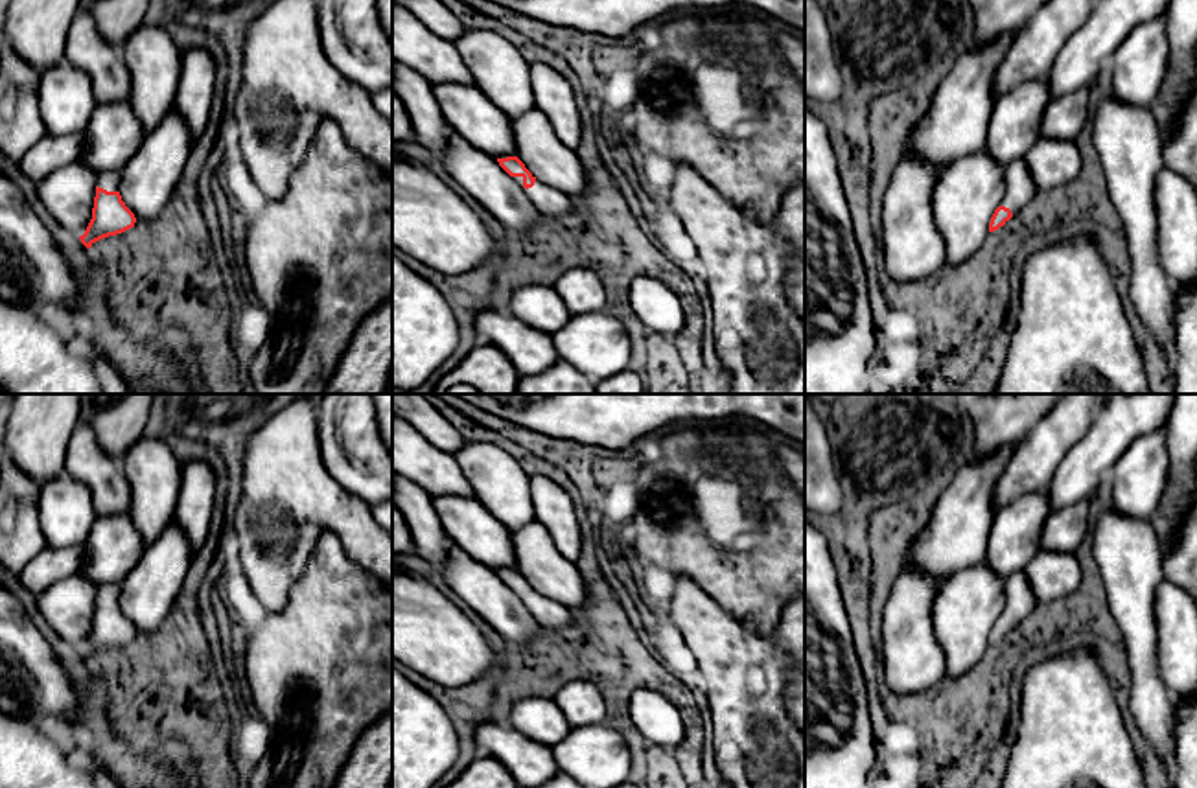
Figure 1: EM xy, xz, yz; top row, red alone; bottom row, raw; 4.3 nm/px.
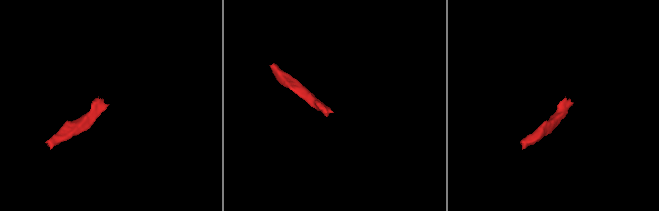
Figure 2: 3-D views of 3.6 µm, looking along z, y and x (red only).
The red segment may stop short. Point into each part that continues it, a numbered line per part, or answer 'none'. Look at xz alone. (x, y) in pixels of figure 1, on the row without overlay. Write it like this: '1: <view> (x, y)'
1: xz (549, 614)

